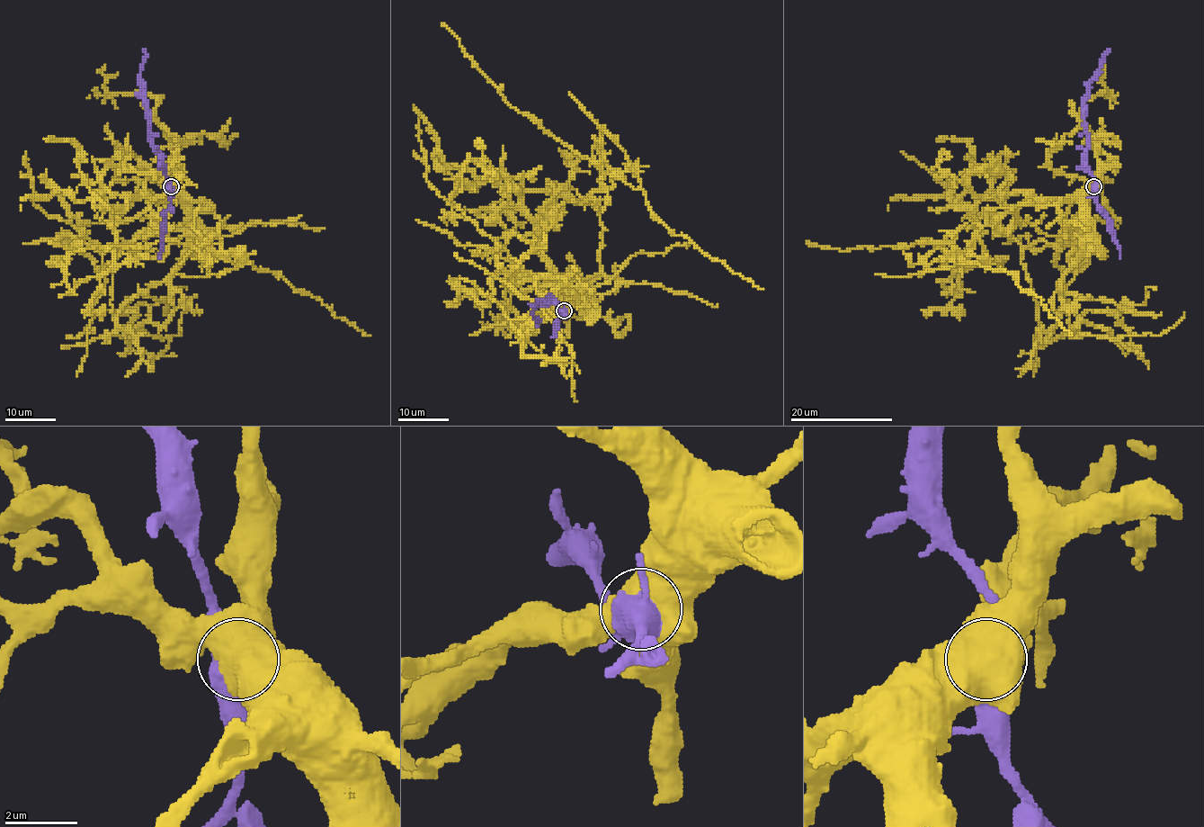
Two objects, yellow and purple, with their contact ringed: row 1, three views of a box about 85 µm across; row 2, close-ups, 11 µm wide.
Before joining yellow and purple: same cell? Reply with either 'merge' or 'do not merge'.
do not merge

